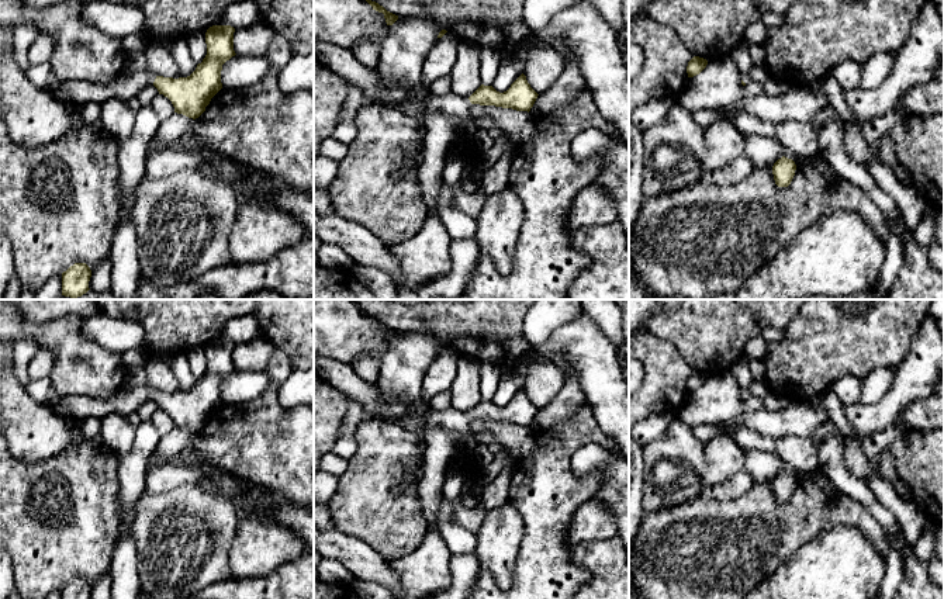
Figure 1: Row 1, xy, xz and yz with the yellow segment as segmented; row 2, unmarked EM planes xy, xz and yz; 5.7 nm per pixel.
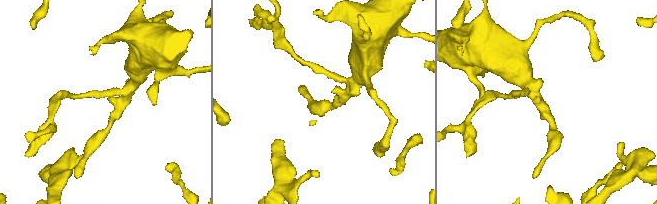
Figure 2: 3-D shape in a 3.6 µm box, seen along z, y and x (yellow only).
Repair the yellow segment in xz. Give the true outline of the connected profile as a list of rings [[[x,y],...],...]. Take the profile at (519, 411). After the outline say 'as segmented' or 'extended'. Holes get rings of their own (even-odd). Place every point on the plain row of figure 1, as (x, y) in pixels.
[[[522,388],[504,408],[497,406],[492,401],[481,399],[470,412],[429,408],[423,413],[426,451],[422,458],[418,494],[429,530],[415,551],[402,558],[388,560],[390,568],[400,575],[404,586],[404,596],[395,599],[423,599],[450,584],[452,553],[435,530],[435,524],[440,513],[443,481],[454,442],[471,434],[470,420],[495,420],[529,427],[537,411]]]; extended

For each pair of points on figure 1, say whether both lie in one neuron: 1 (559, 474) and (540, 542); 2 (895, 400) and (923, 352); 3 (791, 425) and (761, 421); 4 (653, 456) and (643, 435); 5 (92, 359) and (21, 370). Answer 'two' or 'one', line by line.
1: one
2: one
3: one
4: two
5: two

